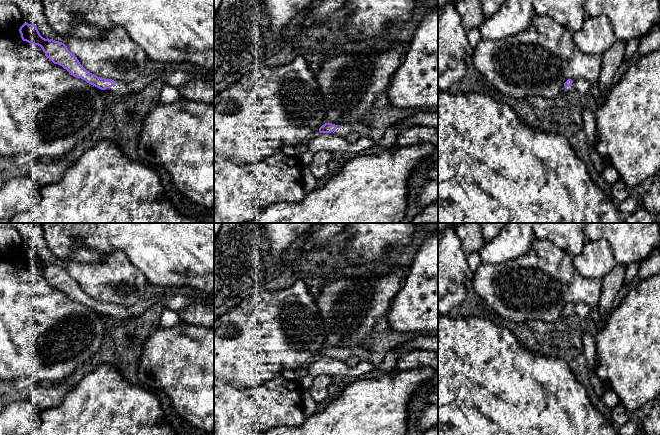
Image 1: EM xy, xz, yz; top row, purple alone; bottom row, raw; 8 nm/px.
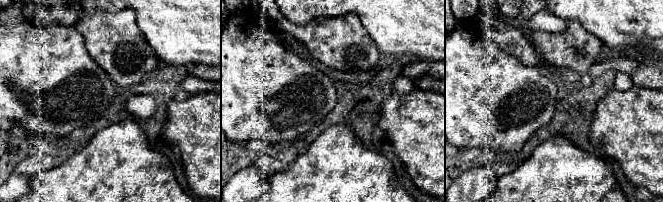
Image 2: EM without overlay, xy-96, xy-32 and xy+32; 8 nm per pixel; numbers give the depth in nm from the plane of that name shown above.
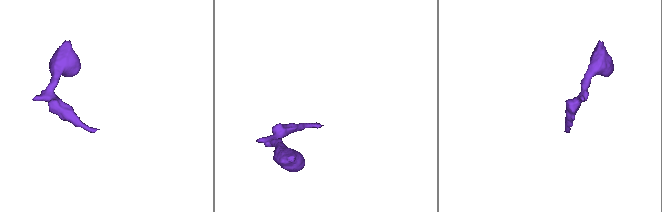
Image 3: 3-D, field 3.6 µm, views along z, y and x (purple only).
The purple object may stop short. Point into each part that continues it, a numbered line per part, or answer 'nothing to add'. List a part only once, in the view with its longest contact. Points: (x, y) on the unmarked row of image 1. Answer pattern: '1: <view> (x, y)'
1: xy (179, 302)

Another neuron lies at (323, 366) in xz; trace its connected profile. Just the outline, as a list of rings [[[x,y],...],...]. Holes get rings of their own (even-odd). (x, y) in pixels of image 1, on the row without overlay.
[[[320,357],[317,361],[309,364],[307,370],[314,377],[320,375],[334,376],[355,376],[361,378],[364,374],[371,372],[374,365],[368,361],[360,361],[356,366],[350,367],[344,361]]]

